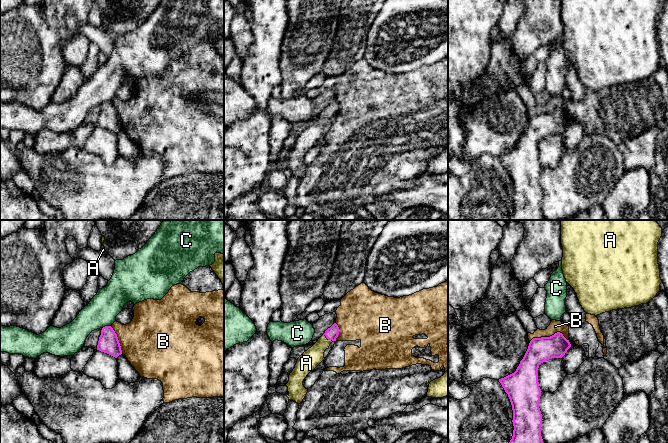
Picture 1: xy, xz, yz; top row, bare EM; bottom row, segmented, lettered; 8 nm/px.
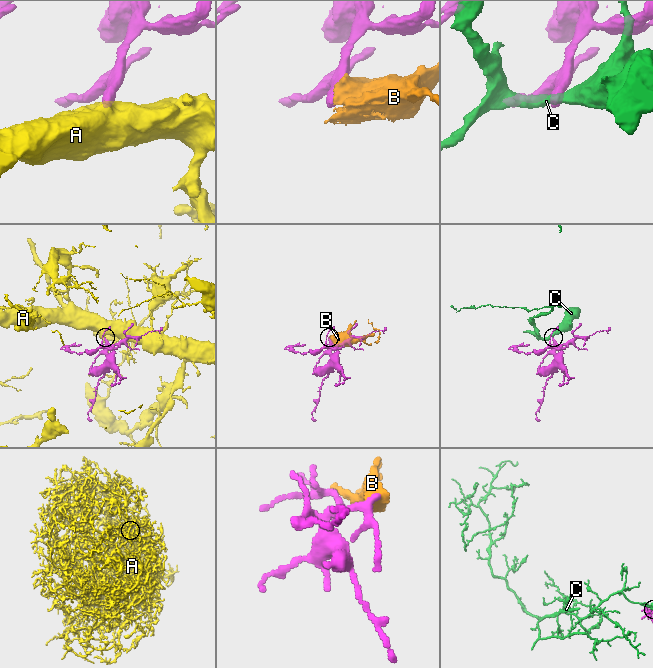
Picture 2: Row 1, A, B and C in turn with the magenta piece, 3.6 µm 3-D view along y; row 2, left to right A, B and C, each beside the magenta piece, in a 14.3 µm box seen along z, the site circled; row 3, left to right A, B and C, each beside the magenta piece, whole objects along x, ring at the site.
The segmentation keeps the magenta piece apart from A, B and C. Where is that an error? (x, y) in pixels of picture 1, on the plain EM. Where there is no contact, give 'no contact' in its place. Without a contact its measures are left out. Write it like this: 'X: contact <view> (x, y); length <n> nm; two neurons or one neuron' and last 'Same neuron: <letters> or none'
A: contact xz (328, 115); length 100 nm; one neuron
B: contact yz (550, 112); length 320 nm; two neurons
C: contact xy (106, 102); length 80 nm; two neurons
Same neuron: A

